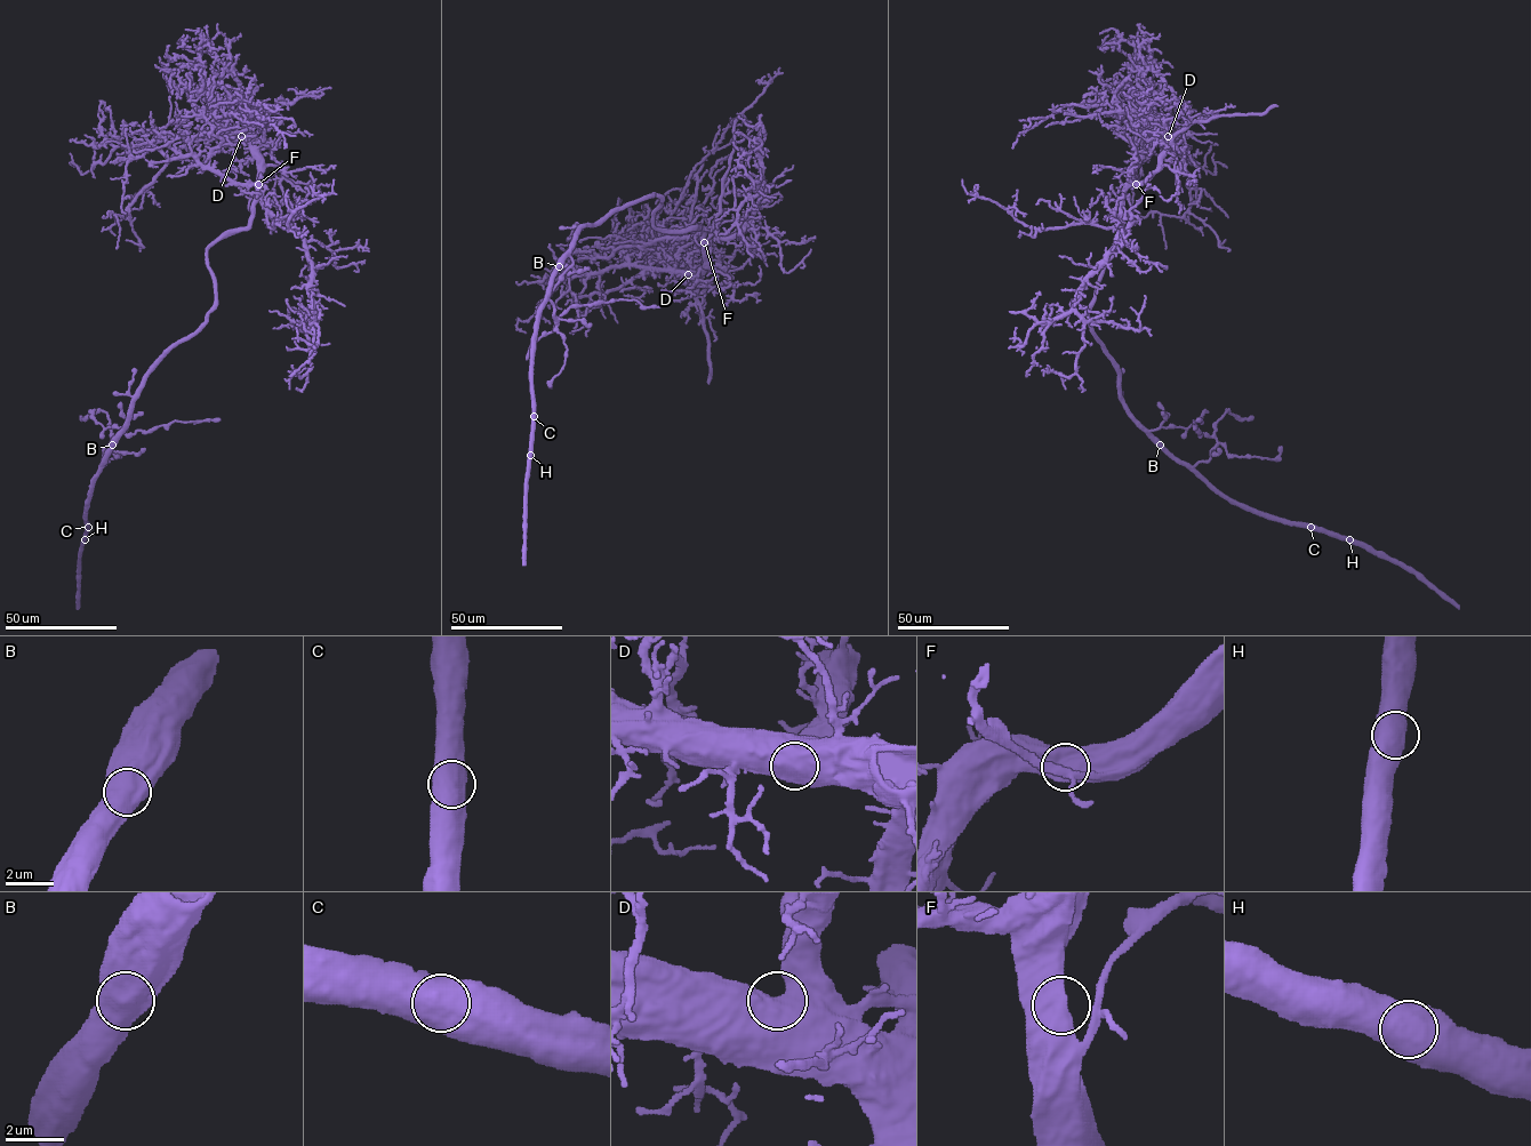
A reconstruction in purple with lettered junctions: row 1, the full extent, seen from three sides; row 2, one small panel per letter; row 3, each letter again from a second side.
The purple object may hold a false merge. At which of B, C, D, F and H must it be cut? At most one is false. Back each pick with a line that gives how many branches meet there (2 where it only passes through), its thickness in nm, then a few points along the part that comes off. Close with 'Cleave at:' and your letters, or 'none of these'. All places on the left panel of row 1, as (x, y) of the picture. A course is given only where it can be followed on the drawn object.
Cleave at: none of these

